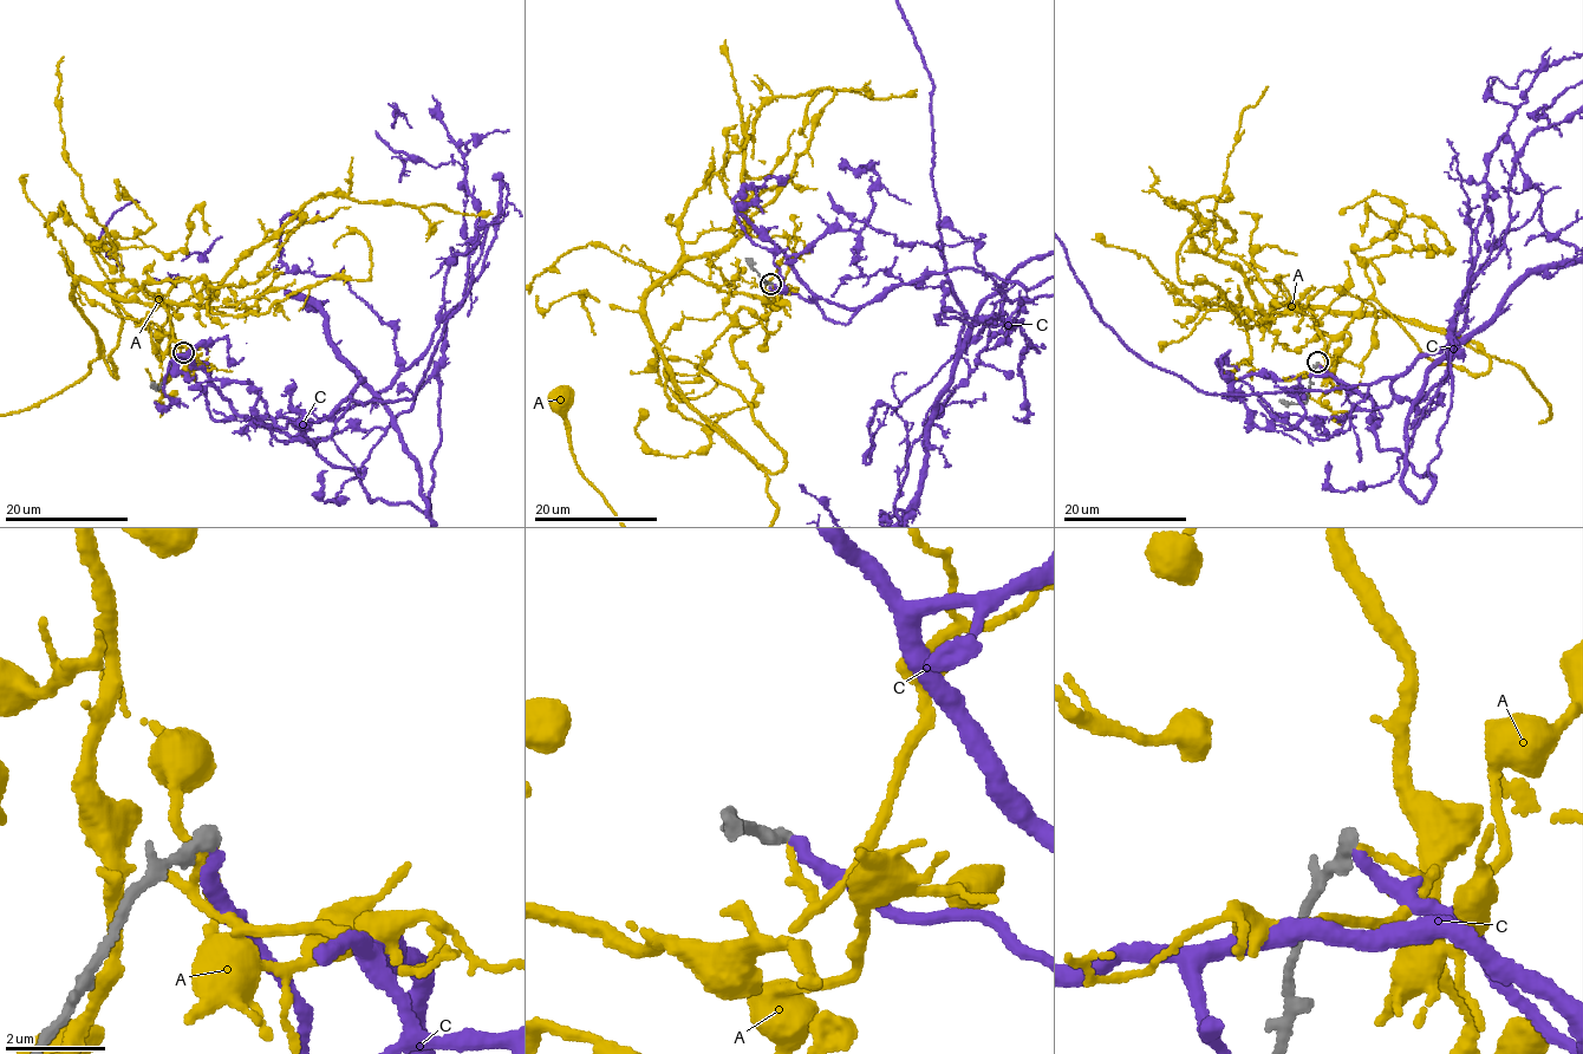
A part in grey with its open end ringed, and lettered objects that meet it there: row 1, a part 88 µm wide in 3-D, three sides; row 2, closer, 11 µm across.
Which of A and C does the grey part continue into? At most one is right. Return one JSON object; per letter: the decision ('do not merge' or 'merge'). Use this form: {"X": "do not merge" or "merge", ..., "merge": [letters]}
{"A": "do not merge", "C": "do not merge", "merge": []}

